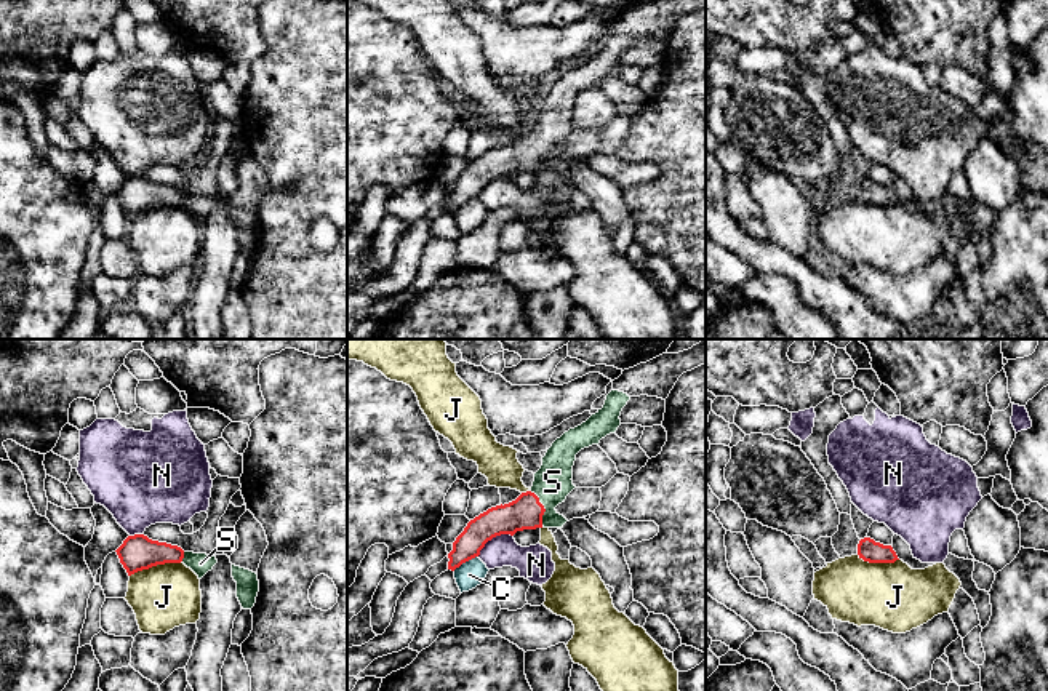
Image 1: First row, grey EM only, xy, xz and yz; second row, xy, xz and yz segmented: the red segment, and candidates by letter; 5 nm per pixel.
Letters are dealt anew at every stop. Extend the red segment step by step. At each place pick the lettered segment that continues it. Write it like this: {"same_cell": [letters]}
{"same_cell": ["S"]}

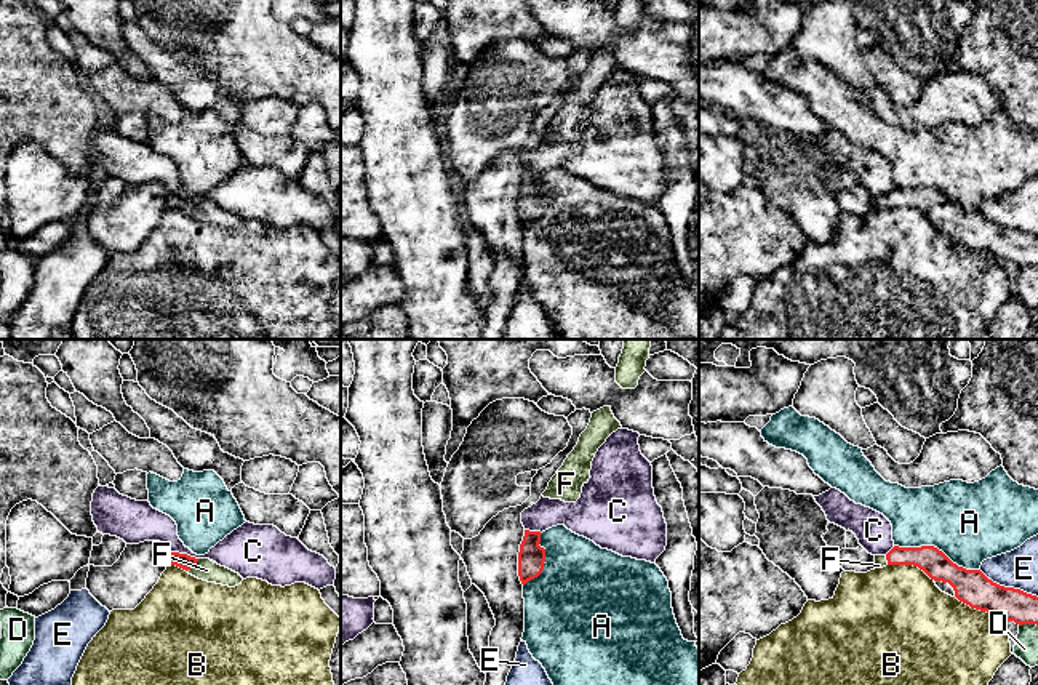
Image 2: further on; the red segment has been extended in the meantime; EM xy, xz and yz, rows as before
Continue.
{"same_cell": ["F"]}

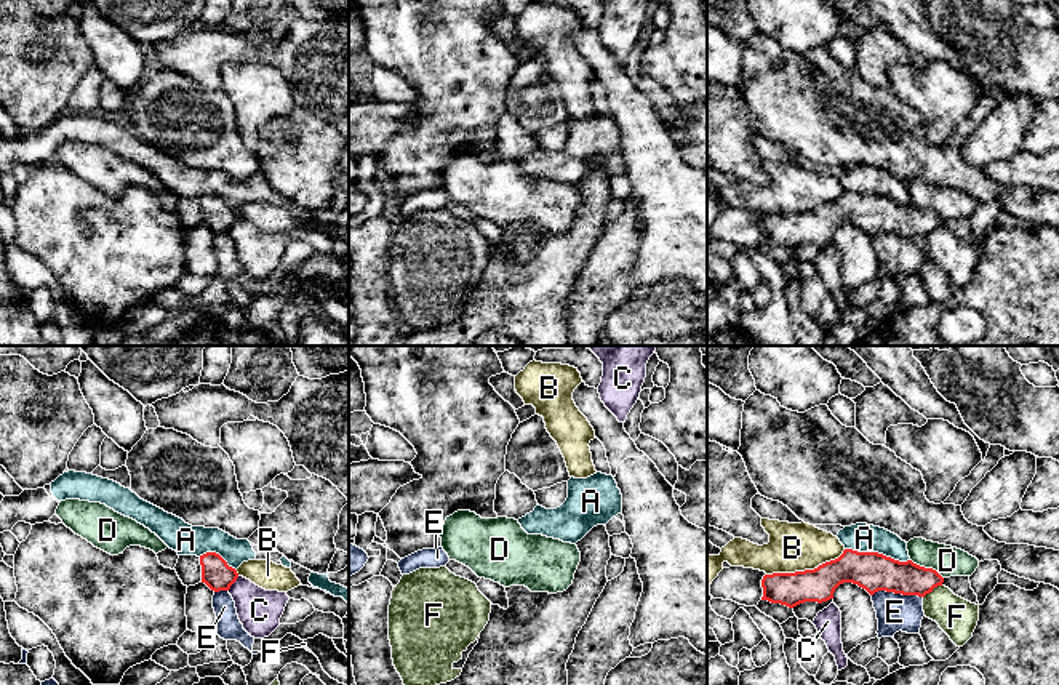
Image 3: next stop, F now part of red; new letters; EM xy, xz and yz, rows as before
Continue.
{"same_cell": []}

